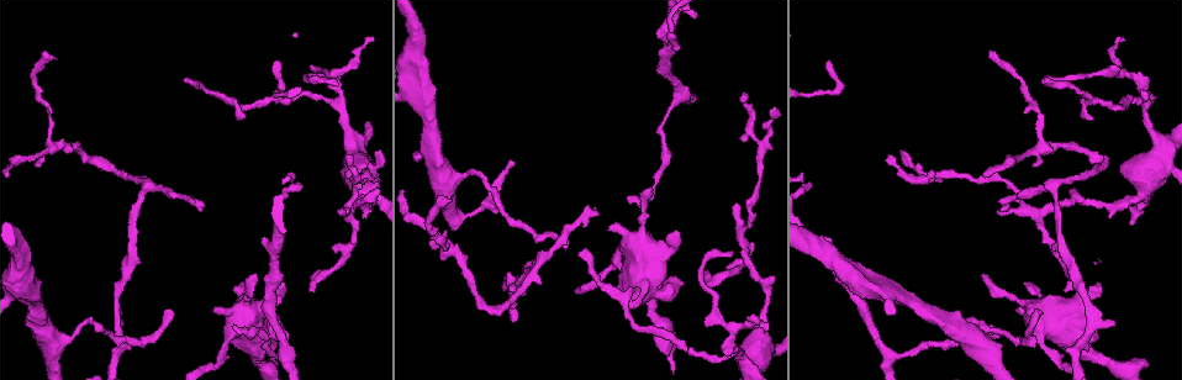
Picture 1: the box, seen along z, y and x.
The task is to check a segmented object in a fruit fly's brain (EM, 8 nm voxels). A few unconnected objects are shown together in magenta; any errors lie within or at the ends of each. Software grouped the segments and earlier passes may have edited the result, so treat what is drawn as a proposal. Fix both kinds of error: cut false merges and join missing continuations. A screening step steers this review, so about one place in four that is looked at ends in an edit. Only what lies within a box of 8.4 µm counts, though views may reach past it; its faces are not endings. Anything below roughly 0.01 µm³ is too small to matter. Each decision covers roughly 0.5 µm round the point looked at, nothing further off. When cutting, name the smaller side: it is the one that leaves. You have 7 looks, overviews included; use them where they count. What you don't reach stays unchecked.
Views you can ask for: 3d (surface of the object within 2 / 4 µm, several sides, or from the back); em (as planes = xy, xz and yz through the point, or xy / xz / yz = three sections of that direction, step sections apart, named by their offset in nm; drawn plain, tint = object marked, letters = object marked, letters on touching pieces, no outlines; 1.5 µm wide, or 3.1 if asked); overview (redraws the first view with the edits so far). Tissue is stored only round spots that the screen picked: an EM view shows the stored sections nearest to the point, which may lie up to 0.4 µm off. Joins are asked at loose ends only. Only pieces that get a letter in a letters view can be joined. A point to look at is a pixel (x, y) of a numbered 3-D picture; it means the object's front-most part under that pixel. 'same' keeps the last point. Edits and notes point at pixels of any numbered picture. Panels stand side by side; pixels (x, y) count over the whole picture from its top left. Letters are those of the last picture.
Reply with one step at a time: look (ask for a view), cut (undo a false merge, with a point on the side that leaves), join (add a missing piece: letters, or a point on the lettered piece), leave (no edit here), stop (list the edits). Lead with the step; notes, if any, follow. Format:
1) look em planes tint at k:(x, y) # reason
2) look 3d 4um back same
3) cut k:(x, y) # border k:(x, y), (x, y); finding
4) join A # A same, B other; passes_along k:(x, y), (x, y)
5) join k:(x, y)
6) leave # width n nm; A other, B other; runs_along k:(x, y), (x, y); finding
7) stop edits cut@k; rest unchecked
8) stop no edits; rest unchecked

look 3d 4um at 1:(444, 197) # an open end

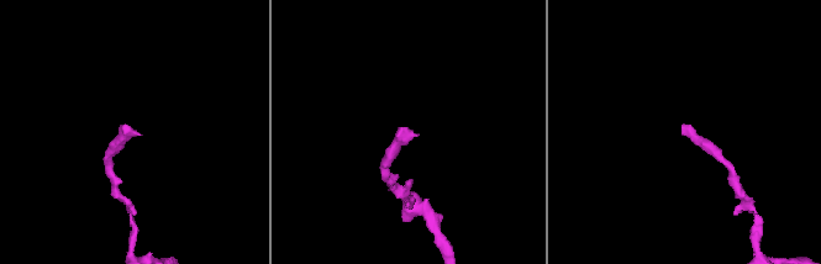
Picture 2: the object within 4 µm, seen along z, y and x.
look em planes letters at 2:(681, 125)

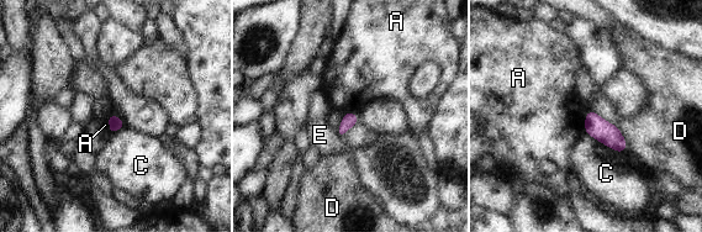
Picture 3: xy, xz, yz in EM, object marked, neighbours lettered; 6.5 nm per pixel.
leave # A other, C other, D other, E other; border 3:(586, 112), (584, 131); none of them fits

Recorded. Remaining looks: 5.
look em planes letters at 1:(512, 322) # an open end

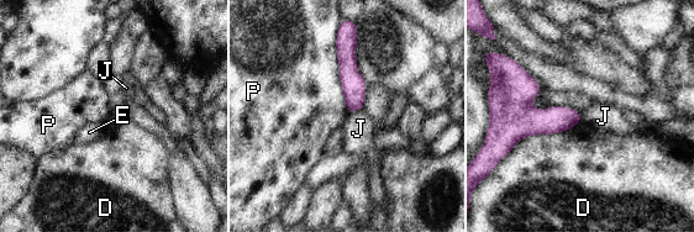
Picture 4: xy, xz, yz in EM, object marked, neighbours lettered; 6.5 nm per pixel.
leave # D other, E other, J other, P other; no lettered piece goes on from it

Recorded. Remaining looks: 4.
look 3d 4um at 1:(648, 194) # thin end

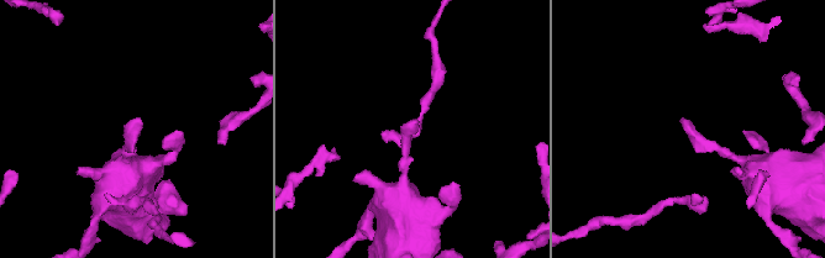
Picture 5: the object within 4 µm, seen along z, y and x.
look em planes letters at 5:(413, 123) # now the EM

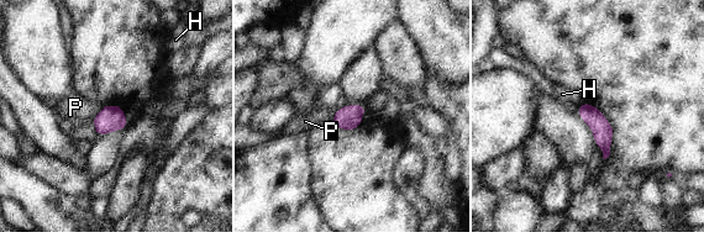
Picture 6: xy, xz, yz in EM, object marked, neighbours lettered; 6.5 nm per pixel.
leave # H other, P other; none of them fits

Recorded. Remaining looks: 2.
stop no edits; rest unchecked

